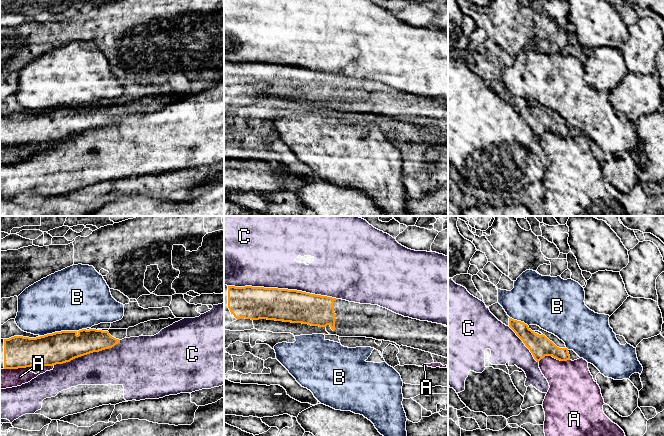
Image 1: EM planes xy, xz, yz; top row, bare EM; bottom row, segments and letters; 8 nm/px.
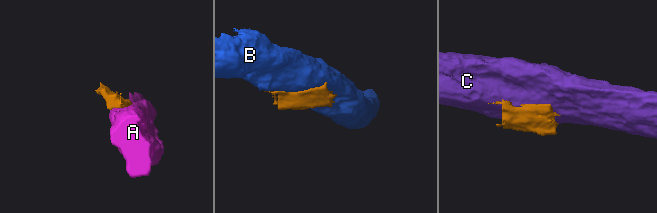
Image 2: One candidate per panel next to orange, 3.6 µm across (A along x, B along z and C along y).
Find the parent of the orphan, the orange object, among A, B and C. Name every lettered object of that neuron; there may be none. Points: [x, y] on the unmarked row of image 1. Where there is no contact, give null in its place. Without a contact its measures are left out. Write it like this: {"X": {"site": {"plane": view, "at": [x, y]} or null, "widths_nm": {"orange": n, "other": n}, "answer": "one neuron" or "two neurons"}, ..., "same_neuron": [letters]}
{"A": {"site": {"plane": "yz", "at": [553, 133]}, "widths_nm": {"orange": 180, "other": 340}, "answer": "two neurons"}, "B": {"site": {"plane": "xy", "at": [58, 108]}, "widths_nm": {"orange": 260, "other": 460}, "answer": "two neurons"}, "C": {"site": {"plane": "xz", "at": [282, 65]}, "widths_nm": {"orange": 260, "other": 420}, "answer": "two neurons"}, "same_neuron": []}

